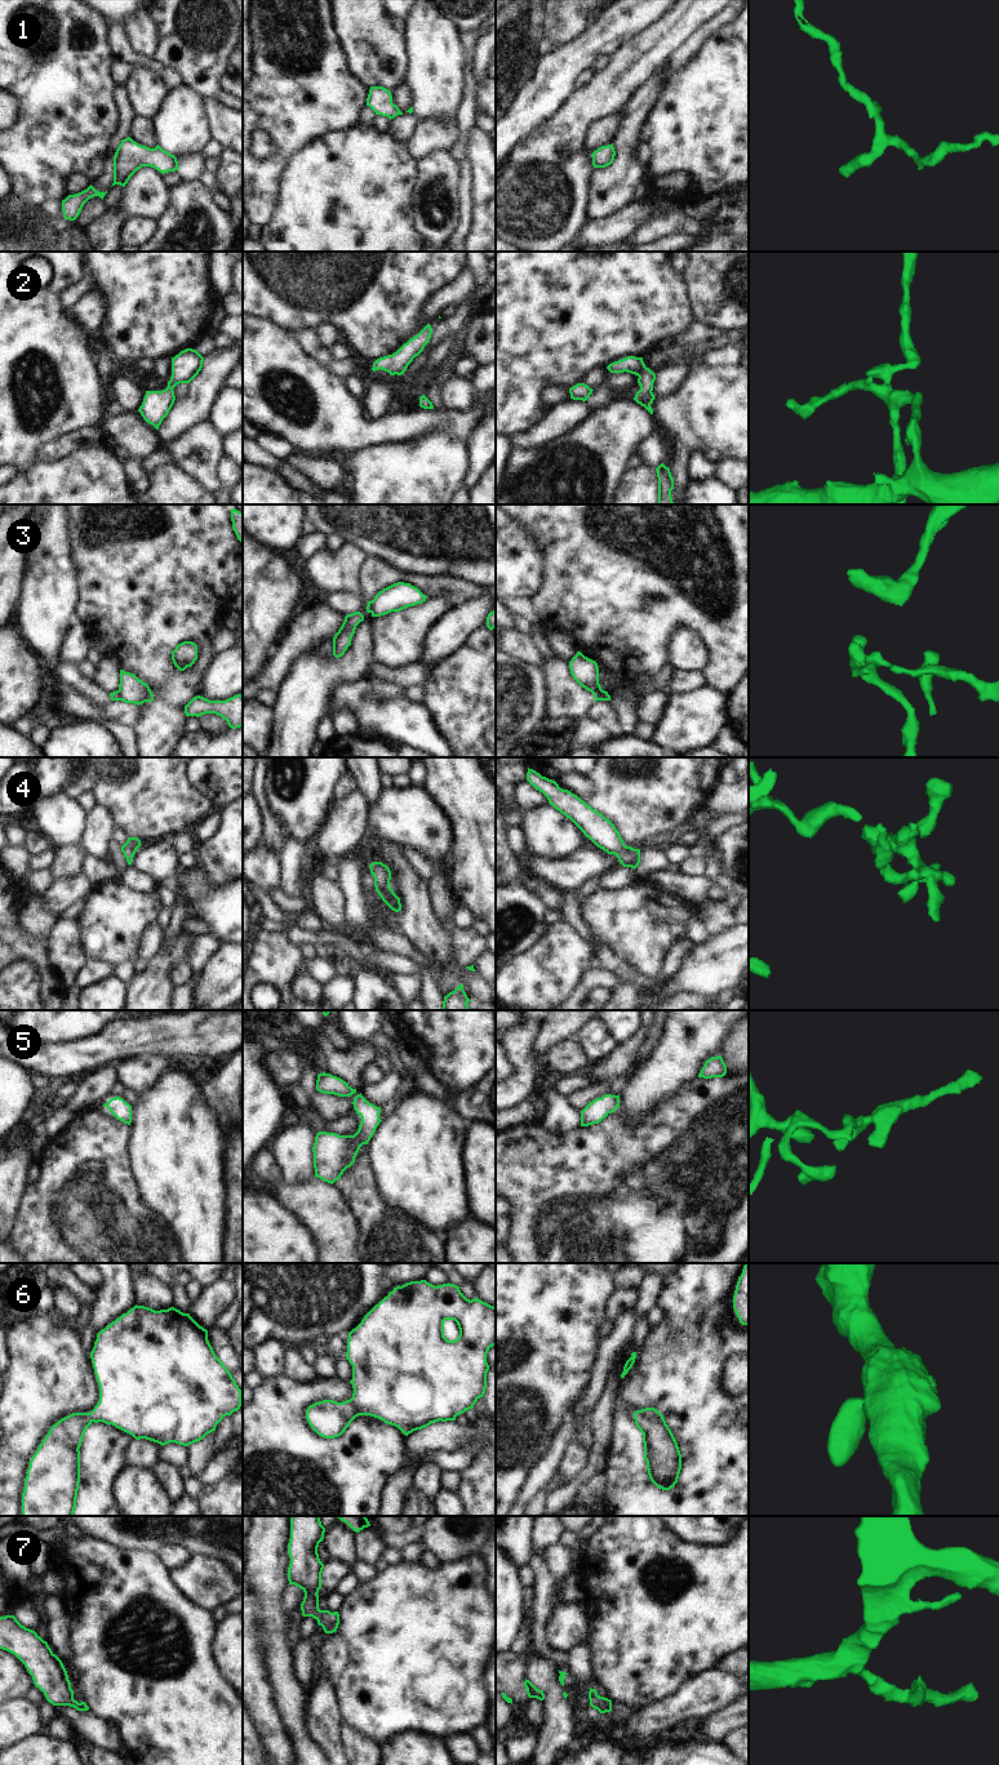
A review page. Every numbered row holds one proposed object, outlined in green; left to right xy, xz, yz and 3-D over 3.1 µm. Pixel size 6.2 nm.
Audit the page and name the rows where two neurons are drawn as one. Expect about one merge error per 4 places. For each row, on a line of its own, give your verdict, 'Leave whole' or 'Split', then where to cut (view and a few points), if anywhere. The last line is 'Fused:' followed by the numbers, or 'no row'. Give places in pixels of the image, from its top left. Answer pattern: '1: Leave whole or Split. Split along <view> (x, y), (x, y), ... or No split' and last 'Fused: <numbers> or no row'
1: Leave whole. No split
2: Leave whole. No split
3: Split. Split along xz (371, 601), (372, 612)
4: Leave whole. No split
5: Leave whole. No split
6: Leave whole. No split
7: Leave whole. No split
Fused: 3

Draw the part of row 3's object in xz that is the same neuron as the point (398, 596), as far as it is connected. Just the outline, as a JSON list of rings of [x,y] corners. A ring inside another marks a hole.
[[[398,582],[379,591],[372,600],[372,617],[381,617],[391,612],[400,612],[426,601],[417,587],[410,583]]]

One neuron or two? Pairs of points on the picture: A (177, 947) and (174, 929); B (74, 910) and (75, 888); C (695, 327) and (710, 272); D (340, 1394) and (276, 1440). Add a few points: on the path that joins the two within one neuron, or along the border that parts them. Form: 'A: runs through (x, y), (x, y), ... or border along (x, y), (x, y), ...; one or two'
A: border along (181, 932), (176, 937), (164, 941); two
B: border along (83, 897), (56, 916); two
C: border along (695, 319), (722, 329); two
D: runs through (320, 1392), (311, 1392), (283, 1421); one

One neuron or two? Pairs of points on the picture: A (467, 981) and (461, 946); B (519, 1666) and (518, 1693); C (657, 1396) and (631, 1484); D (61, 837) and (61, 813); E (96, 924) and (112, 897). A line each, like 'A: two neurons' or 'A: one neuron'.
A: two neurons
B: one neuron
C: one neuron
D: one neuron
E: one neuron

